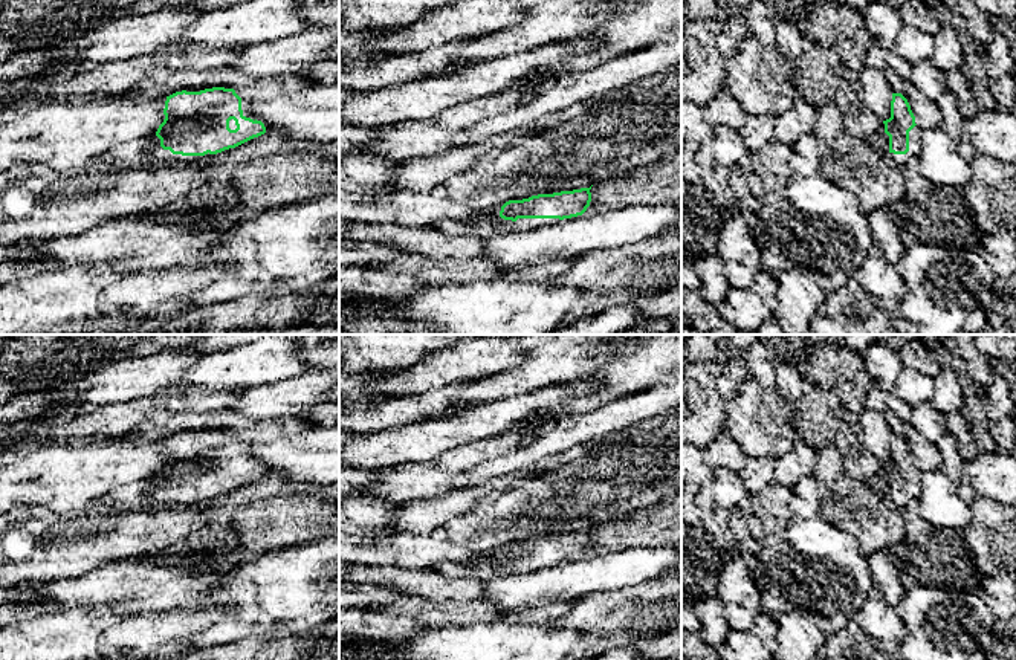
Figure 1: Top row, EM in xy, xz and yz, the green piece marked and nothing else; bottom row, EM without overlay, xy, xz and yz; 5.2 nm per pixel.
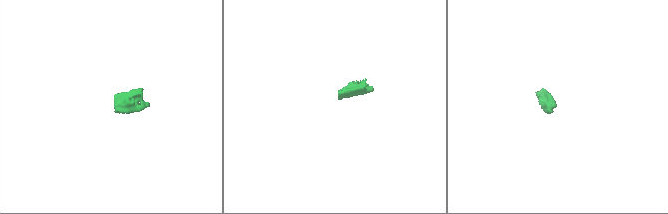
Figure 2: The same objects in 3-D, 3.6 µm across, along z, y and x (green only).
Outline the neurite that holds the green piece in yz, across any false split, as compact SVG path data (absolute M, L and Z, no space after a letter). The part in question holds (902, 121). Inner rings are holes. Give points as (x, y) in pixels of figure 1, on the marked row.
M892 93L891 118L883 121L889 139L889 153L897 167L903 167L912 157L920 157L920 133L908 99L901 93Z

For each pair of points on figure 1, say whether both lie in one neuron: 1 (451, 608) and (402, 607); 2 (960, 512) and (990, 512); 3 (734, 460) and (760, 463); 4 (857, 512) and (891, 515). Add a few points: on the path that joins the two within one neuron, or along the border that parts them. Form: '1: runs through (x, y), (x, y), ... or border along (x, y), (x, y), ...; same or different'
1: runs through (439, 611), (422, 611), (414, 607); same
2: border along (970, 506), (970, 523), (964, 529); different
3: border along (746, 456), (744, 465), (737, 472); different
4: runs through (865, 514), (883, 515); same

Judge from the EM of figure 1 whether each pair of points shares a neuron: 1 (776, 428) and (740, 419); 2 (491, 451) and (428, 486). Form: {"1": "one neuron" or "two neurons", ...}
{"1": "one neuron", "2": "one neuron"}

